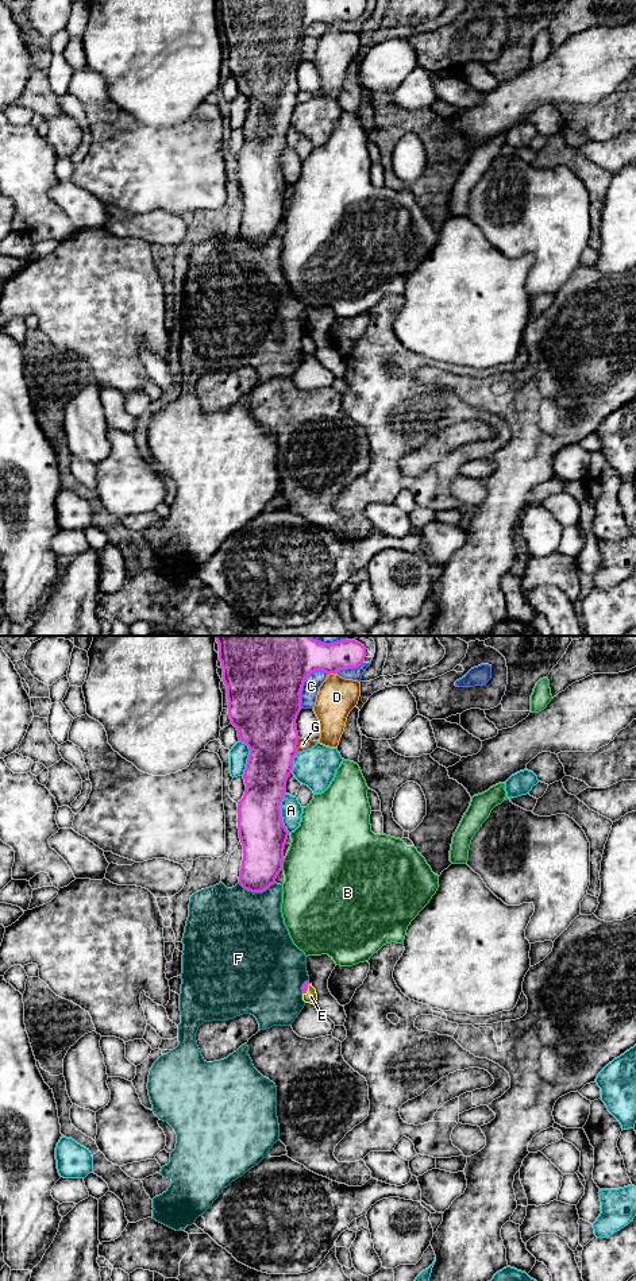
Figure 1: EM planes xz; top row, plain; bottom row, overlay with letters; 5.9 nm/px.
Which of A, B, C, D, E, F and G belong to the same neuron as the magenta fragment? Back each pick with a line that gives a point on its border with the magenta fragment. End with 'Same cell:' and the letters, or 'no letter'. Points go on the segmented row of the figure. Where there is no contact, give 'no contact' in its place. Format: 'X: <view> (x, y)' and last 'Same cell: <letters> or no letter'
E: xz (307, 990)
Same cell: E

